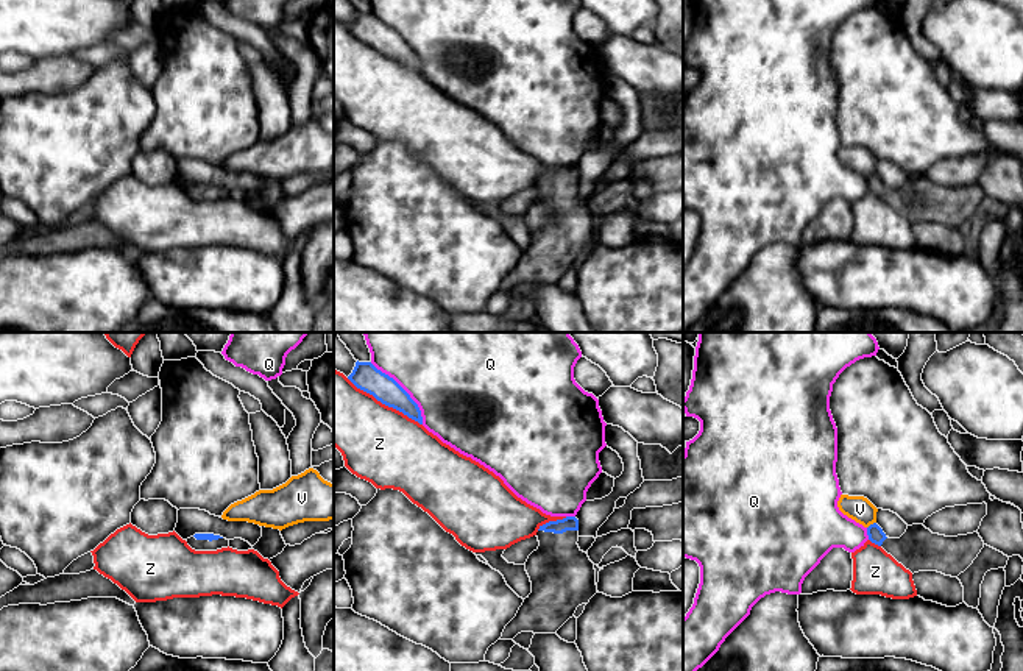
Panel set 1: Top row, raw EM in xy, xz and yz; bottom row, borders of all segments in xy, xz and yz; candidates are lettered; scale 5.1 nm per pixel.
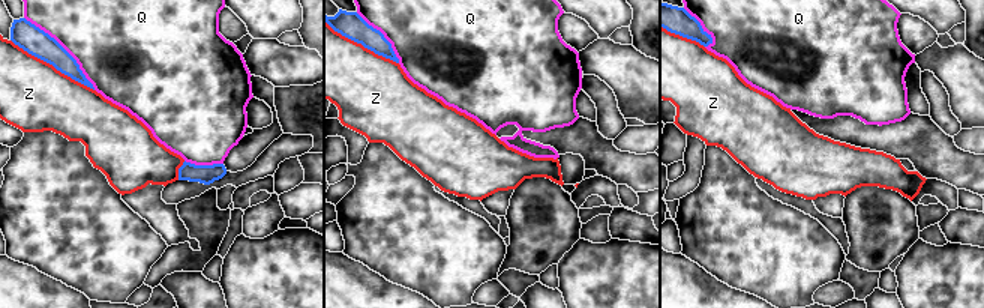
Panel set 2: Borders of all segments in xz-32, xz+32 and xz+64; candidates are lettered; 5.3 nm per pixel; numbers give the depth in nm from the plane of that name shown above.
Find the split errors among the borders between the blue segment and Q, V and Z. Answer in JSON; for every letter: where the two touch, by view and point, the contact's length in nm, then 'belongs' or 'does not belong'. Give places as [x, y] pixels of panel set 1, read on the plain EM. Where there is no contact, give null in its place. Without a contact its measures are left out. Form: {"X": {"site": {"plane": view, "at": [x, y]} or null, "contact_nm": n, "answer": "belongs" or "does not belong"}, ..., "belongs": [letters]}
{"Q": {"site": {"plane": "xz", "at": [404, 41]}, "contact_nm": 420, "answer": "does not belong"}, "V": {"site": {"plane": "yz", "at": [870, 175]}, "contact_nm": 60, "answer": "does not belong"}, "Z": {"site": {"plane": "xz", "at": [384, 53]}, "contact_nm": 460, "answer": "does not belong"}, "belongs": []}

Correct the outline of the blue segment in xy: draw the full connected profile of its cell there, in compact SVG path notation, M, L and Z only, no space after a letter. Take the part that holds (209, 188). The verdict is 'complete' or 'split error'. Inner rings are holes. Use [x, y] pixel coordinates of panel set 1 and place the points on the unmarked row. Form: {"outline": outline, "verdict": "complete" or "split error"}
{"outline": "M195 184L186 192L195 201L217 201L229 197L229 190L214 184Z", "verdict": "split error"}

